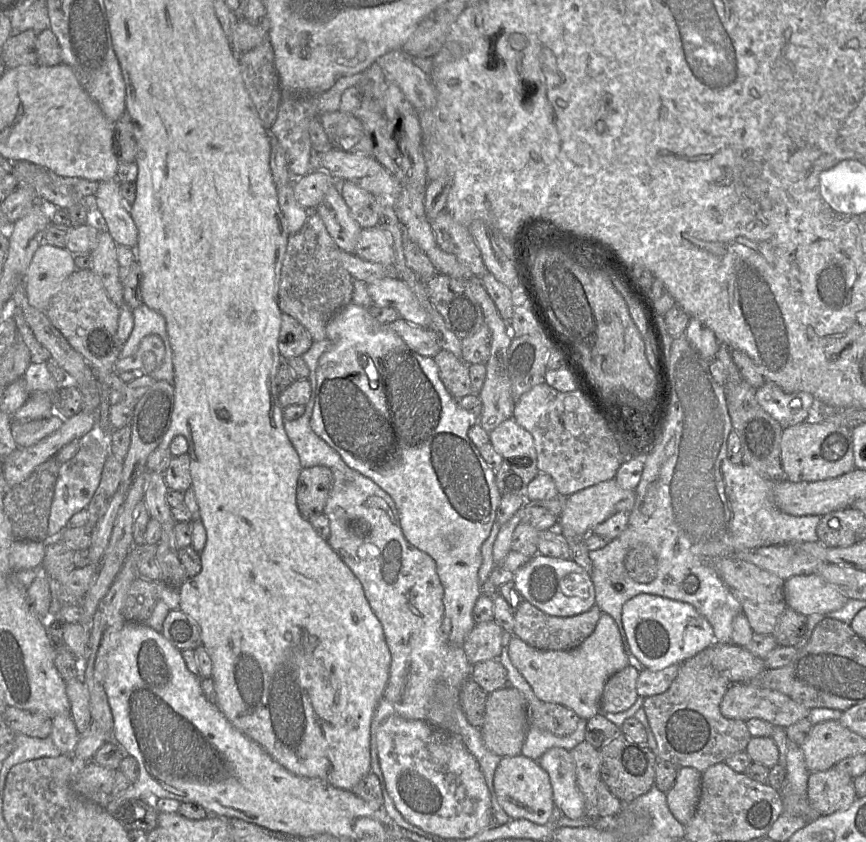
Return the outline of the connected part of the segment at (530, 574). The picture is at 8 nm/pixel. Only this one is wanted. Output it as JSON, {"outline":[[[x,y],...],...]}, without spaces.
{"outline":[[[536,554],[514,573],[513,580],[524,600],[552,616],[574,616],[588,611],[595,603],[590,574],[572,559]]]}

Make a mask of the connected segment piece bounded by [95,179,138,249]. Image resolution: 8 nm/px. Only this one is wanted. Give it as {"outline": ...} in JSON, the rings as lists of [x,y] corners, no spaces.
{"outline":[[[117,179],[101,181],[96,191],[96,204],[104,225],[115,243],[135,249],[138,242],[138,230],[124,203]]]}

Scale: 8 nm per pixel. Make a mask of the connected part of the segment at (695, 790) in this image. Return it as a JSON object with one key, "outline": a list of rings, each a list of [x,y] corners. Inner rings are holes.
{"outline":[[[692,767],[678,768],[673,787],[667,792],[667,804],[673,816],[683,825],[693,817],[699,800],[702,773]]]}

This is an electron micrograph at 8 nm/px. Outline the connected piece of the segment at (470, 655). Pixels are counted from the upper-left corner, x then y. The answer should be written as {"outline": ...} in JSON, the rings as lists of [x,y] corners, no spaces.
{"outline":[[[494,620],[476,623],[463,643],[463,650],[470,664],[499,658],[503,631]]]}

